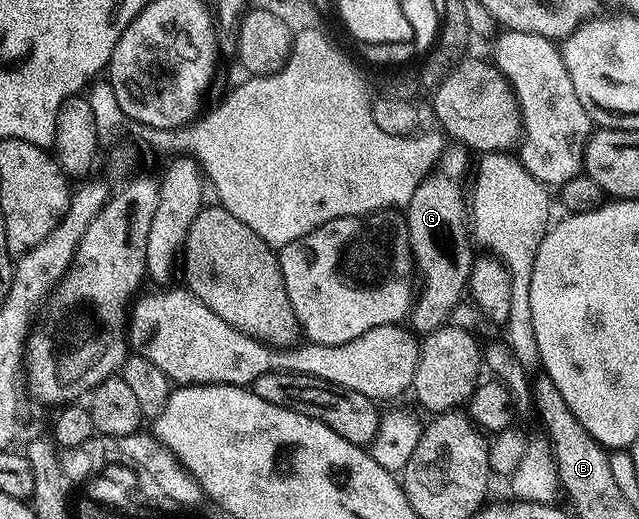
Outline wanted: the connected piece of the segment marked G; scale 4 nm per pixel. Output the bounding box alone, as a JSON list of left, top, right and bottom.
[404,143,476,335]

